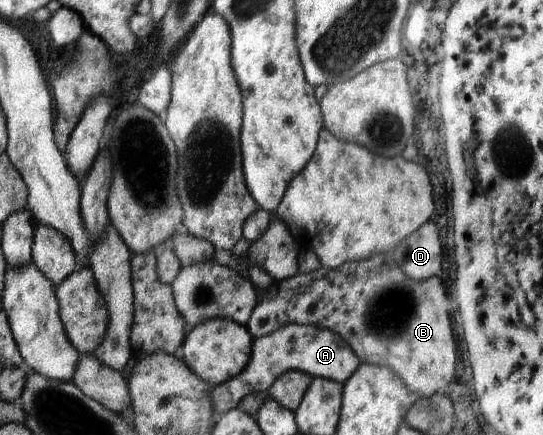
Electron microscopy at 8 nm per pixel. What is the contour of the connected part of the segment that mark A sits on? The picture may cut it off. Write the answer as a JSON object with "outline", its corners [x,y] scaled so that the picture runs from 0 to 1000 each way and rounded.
{"outline":[[[529,745],[499,770],[466,779],[462,825],[455,830],[448,853],[436,857],[436,867],[425,867],[422,876],[390,887],[389,899],[383,899],[390,954],[394,961],[403,959],[425,940],[438,938],[448,913],[495,897],[501,878],[525,853],[545,851],[634,885],[663,837],[646,798],[617,766],[569,747]]]}

